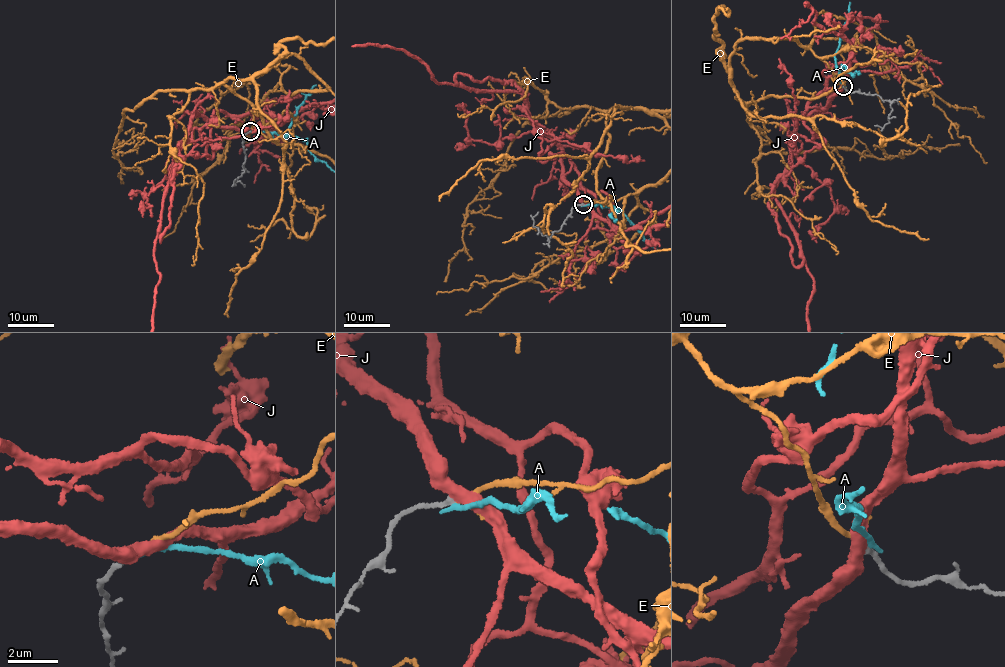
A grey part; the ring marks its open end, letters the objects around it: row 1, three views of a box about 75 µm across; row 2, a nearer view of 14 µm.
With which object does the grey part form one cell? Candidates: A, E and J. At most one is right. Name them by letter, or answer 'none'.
E

